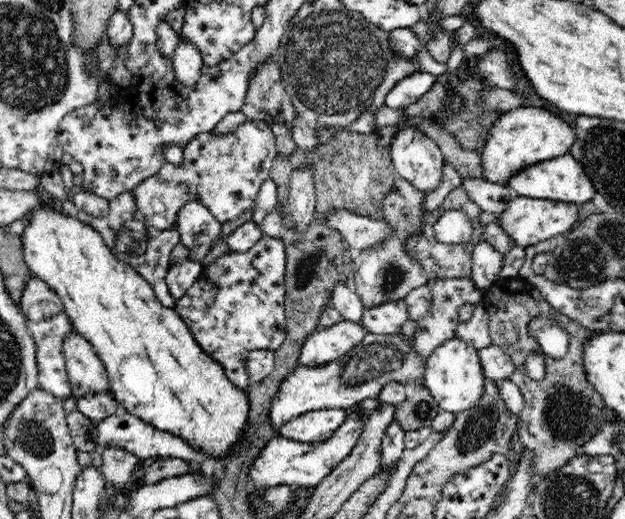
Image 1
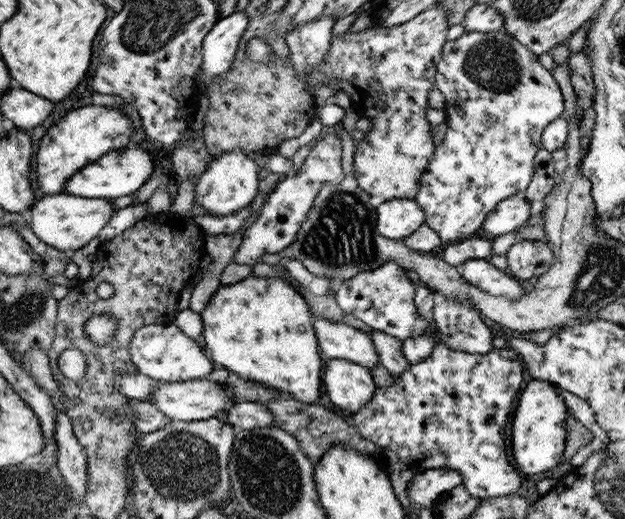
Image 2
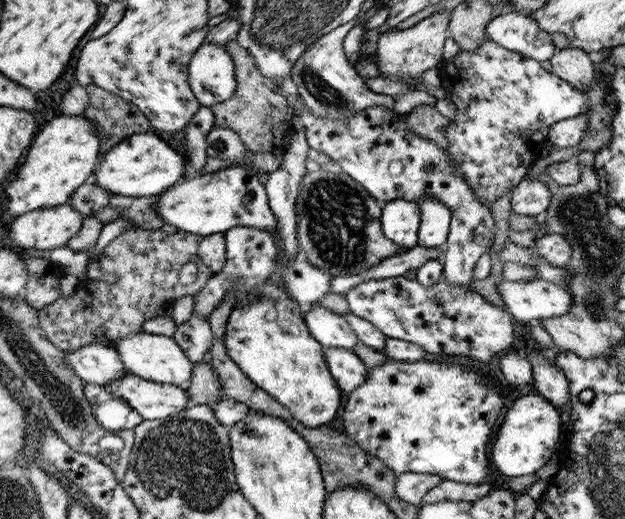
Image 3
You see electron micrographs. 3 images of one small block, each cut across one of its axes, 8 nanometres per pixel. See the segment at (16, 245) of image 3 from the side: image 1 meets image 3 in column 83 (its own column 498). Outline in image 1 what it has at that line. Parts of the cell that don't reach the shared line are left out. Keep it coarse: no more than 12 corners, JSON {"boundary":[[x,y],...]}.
{"boundary":[[518,195],[497,215],[522,248],[562,238],[578,204]]}

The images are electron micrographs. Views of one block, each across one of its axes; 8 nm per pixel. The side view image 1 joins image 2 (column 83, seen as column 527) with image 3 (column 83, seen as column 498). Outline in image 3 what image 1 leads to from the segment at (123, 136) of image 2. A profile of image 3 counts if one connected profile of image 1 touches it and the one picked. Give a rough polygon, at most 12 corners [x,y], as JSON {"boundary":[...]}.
{"boundary":[[50,116],[4,190],[4,221],[66,204],[102,140]]}

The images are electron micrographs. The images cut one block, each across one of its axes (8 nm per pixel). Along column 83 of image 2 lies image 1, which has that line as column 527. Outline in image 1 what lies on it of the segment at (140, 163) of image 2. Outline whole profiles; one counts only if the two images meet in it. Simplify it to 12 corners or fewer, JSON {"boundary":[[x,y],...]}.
{"boundary":[[570,154],[524,168],[520,196],[590,202],[598,191]]}

